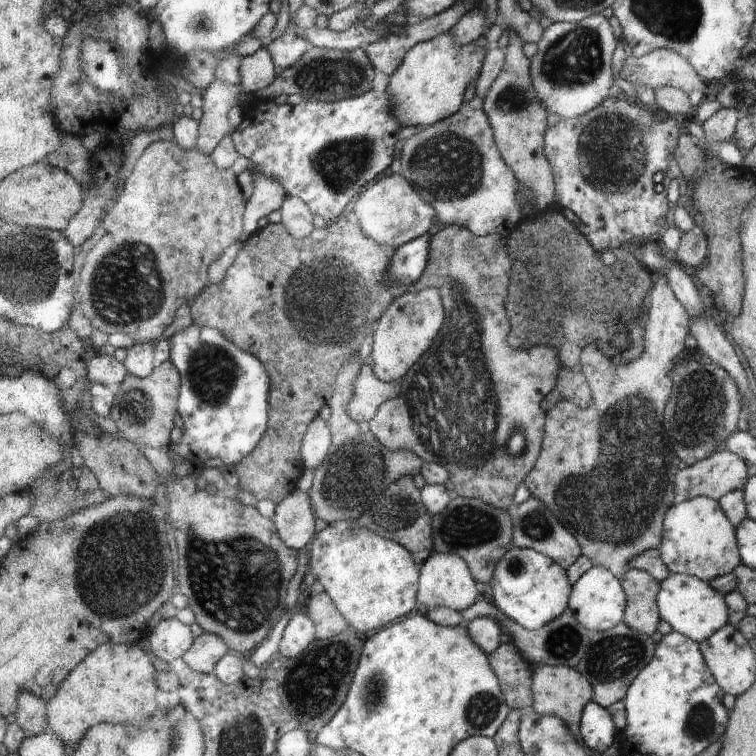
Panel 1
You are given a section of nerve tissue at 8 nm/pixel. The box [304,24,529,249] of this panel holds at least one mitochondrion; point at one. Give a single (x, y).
(448, 165)

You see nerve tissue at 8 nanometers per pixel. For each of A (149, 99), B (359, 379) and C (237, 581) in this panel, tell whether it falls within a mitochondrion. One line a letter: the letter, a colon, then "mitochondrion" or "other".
A: other
B: other
C: mitochondrion

